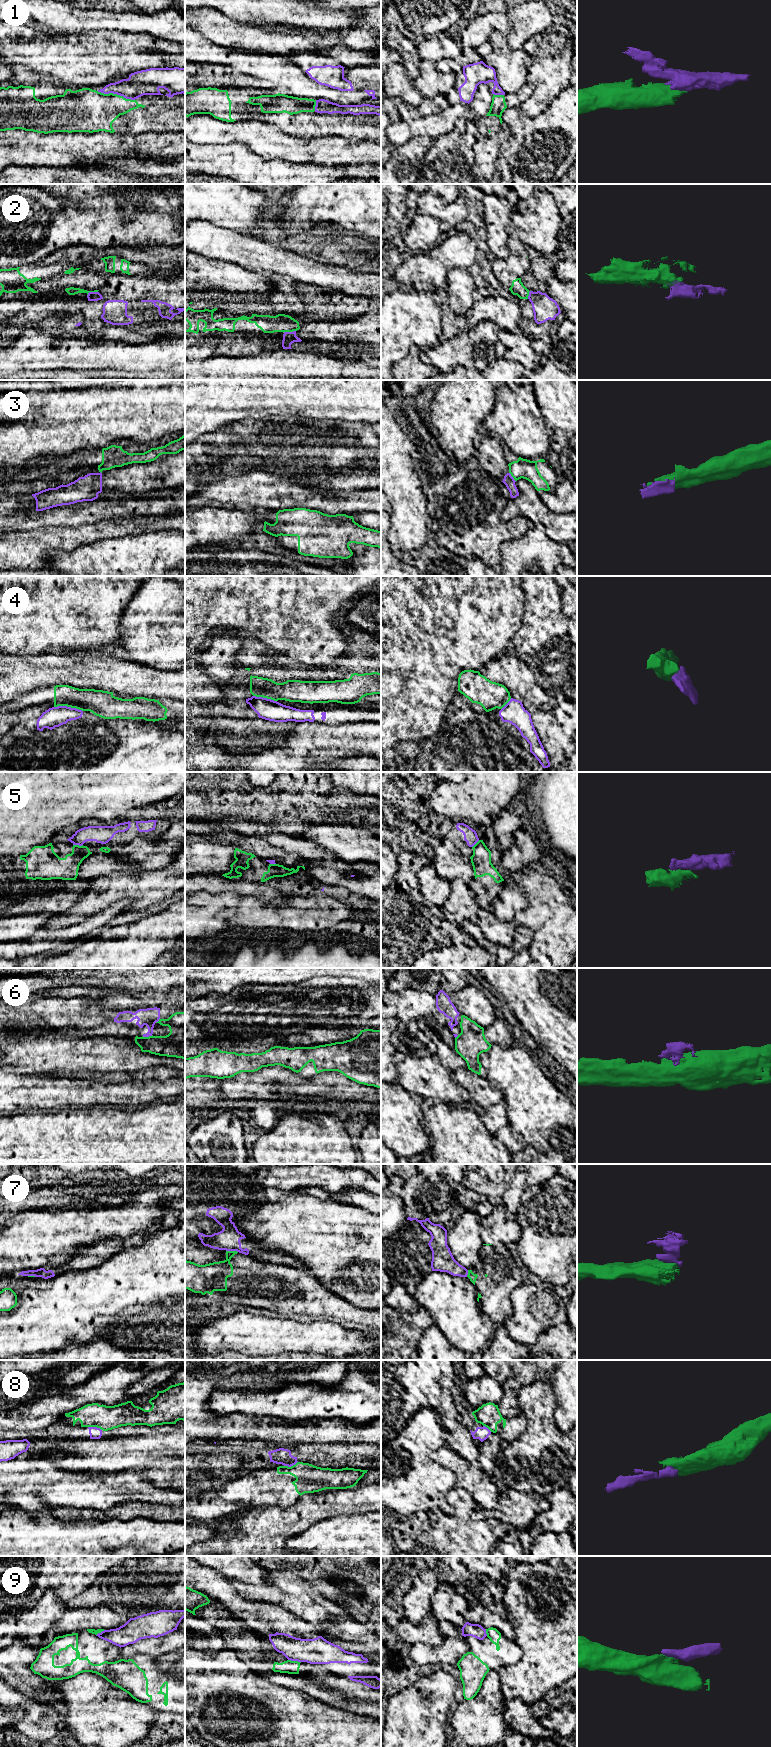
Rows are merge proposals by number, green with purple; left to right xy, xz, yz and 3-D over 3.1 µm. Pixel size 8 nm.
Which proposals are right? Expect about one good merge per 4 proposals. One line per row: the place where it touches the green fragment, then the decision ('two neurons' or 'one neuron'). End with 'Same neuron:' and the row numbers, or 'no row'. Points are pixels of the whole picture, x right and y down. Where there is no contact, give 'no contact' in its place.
1: xy (116, 94) | two neurons
2: xz (289, 331) | two neurons
3: yz (512, 476) | two neurons
4: xy (68, 706) | two neurons
5: xy (78, 845) | two neurons
6: xy (147, 1037) | two neurons
7: xz (232, 1251) | two neurons
8: xy (95, 1426) | two neurons
9: xz (294, 1661) | two neurons
Same neuron: no row

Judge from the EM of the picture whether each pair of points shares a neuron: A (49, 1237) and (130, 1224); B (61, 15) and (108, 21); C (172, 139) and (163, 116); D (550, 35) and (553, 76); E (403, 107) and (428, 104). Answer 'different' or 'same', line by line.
A: same
B: same
C: different
D: same
E: same

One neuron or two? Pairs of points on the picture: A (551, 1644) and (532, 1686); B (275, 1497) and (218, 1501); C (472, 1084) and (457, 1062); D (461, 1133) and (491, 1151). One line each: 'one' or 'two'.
A: one
B: one
C: two
D: one

